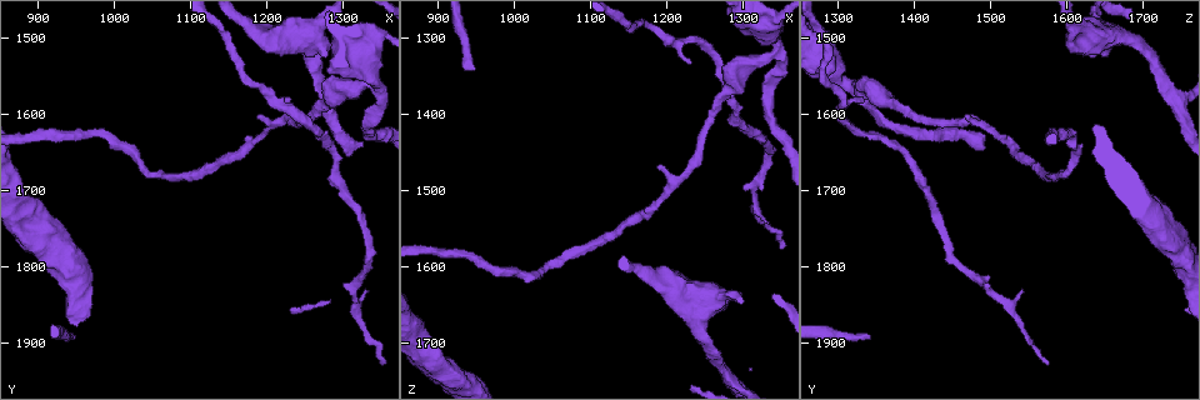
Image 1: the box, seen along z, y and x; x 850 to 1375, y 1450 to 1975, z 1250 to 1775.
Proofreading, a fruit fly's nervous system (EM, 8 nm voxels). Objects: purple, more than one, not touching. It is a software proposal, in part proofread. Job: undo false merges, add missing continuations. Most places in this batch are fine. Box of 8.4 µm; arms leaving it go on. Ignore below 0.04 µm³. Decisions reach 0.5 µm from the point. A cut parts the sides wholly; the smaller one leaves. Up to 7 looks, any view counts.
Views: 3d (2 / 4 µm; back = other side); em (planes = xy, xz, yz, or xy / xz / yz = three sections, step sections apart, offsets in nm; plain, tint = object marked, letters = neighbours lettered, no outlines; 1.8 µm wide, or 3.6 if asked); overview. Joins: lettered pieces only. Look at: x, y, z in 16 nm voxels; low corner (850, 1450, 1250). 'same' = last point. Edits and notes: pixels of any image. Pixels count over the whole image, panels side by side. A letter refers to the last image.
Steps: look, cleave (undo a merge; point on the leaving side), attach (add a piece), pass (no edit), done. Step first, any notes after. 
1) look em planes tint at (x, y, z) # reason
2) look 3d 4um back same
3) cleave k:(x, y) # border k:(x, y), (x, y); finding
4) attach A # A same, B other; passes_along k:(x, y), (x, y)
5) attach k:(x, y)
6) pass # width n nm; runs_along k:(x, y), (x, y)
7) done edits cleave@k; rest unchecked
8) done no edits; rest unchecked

look em yz step 4 letters at (1190, 1600, 1470)

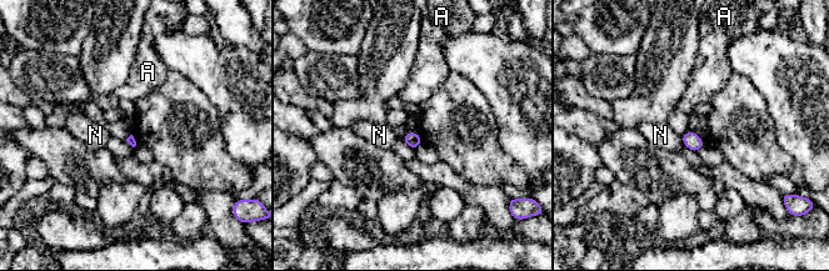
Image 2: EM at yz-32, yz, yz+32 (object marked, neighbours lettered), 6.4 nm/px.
look em planes letters same

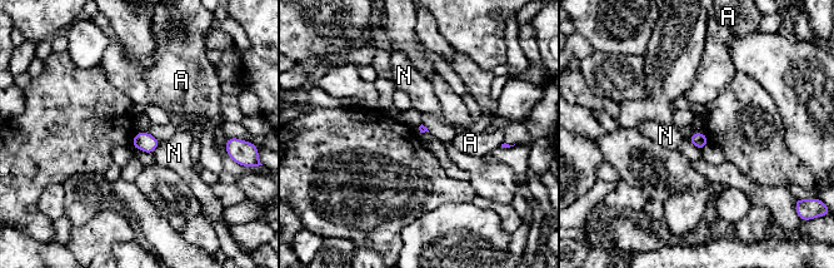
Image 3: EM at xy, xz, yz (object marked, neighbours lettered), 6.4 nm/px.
pass # A other, N other; none of them fits

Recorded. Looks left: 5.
look em 3.6um planes letters at (1275, 1525, 1625) # thick end

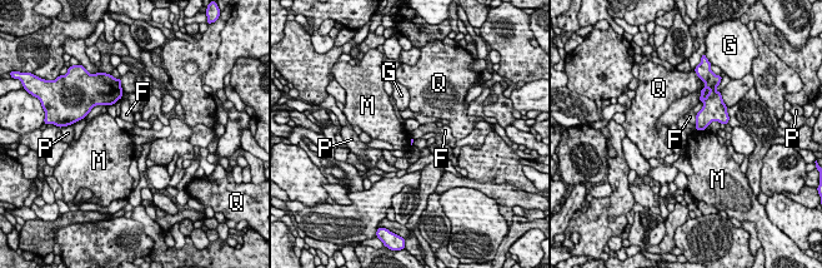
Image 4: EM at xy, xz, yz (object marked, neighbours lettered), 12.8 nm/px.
pass # F other, G other, M other, P other, Q other; border 4:(695, 114), (696, 129); none of them fits

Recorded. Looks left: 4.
look 3d 4um at (1340, 1560, 1315)

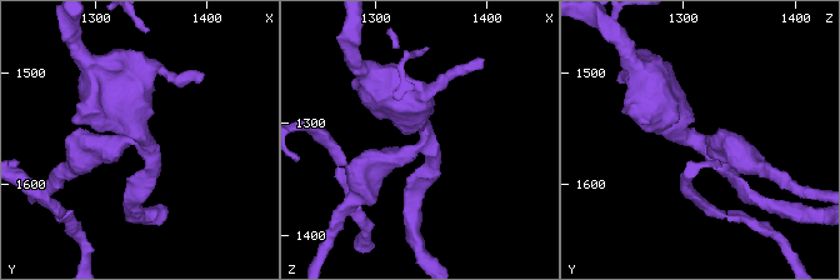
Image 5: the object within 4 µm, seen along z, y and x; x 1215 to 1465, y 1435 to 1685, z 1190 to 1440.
look em planes plain at (1344, 1562, 1318) # shape alone is not enough

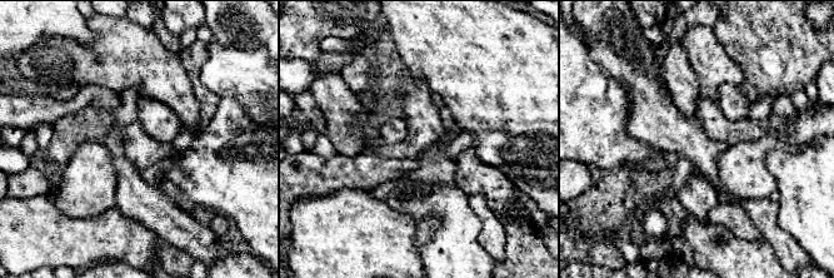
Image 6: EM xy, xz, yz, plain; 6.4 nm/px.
look em planes letters same # see the neighbours

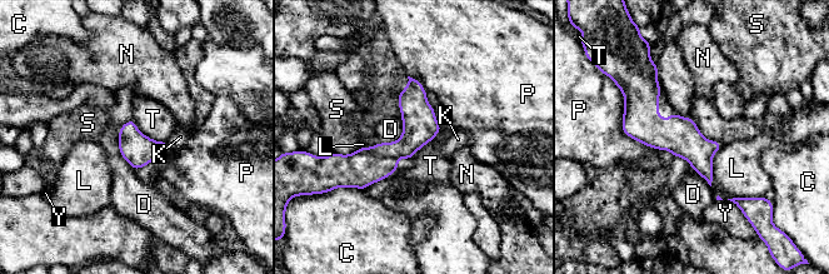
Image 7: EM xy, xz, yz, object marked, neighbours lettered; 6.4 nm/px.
pass # longest_contact P 400 nm; C other, D other, K other, L other, N other, P other, S other, T other, Y other; runs_along 7:(630, 100), (709, 178); one neuron here

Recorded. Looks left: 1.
done no edits; rest unchecked

